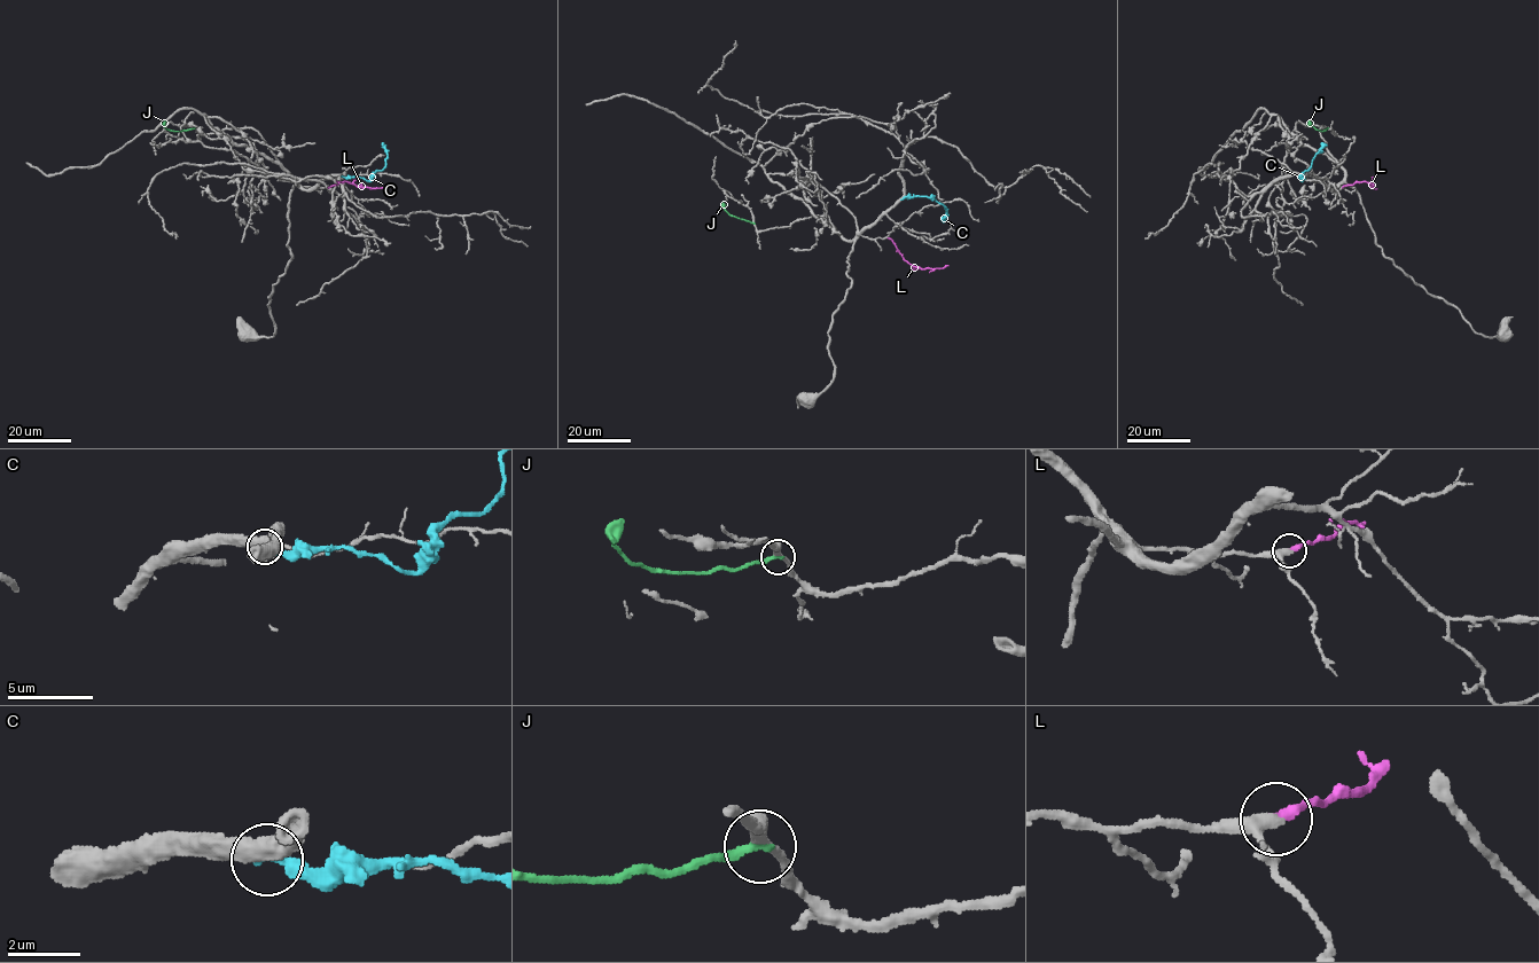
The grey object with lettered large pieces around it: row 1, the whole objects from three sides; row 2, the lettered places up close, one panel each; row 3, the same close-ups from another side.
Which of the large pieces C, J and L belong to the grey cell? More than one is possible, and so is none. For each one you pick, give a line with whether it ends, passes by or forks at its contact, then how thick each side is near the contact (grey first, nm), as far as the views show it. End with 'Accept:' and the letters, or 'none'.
L: it ends | 280/280 nm
Accept: L

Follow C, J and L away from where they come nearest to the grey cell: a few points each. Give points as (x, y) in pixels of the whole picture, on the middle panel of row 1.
C: (901, 200), (934, 197), (945, 208), (942, 220)
J: (754, 222), (731, 216), (725, 204)
L: (889, 239), (914, 266), (944, 268), (948, 265)

